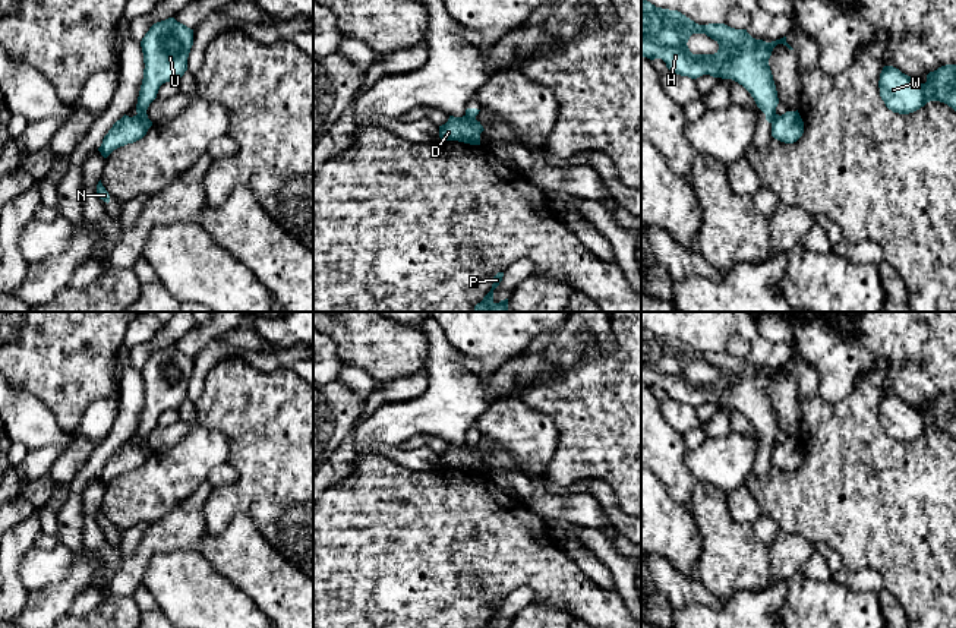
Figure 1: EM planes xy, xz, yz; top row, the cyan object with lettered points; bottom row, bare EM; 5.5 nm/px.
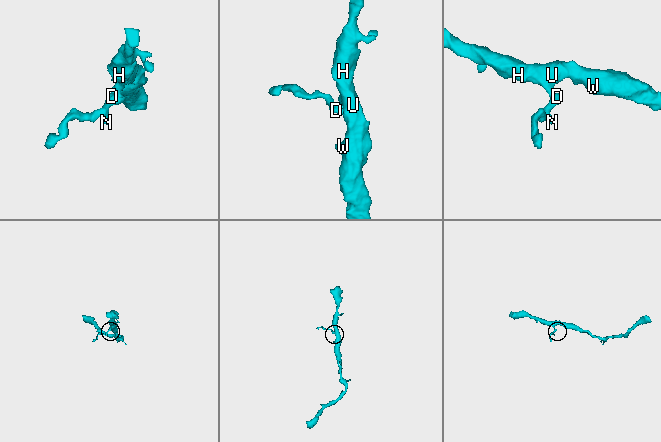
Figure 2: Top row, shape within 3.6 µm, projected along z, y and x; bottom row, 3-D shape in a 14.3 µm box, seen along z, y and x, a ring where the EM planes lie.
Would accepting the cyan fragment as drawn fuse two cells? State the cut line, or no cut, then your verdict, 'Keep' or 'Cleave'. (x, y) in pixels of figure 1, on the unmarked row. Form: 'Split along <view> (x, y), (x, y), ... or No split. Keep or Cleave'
Split along xy (138, 441), (147, 447). Cleave

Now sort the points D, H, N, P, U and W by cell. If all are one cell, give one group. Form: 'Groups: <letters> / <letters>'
Groups: D N / H P U W

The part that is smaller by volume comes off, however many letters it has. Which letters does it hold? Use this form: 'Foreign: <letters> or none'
Foreign: D, N

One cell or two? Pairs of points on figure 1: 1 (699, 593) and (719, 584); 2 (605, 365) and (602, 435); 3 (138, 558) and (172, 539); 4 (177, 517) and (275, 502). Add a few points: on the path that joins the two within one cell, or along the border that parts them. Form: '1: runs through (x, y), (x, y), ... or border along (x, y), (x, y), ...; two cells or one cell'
1: border along (696, 577), (722, 602); two cells
2: runs through (603, 382), (602, 417); one cell
3: runs through (147, 549), (157, 539), (163, 539); one cell
4: border along (202, 510), (208, 529); two cells

